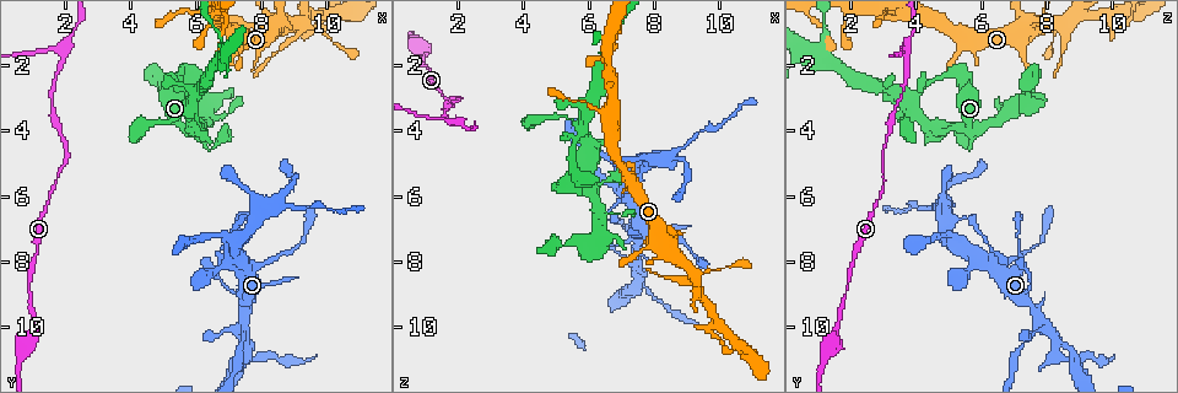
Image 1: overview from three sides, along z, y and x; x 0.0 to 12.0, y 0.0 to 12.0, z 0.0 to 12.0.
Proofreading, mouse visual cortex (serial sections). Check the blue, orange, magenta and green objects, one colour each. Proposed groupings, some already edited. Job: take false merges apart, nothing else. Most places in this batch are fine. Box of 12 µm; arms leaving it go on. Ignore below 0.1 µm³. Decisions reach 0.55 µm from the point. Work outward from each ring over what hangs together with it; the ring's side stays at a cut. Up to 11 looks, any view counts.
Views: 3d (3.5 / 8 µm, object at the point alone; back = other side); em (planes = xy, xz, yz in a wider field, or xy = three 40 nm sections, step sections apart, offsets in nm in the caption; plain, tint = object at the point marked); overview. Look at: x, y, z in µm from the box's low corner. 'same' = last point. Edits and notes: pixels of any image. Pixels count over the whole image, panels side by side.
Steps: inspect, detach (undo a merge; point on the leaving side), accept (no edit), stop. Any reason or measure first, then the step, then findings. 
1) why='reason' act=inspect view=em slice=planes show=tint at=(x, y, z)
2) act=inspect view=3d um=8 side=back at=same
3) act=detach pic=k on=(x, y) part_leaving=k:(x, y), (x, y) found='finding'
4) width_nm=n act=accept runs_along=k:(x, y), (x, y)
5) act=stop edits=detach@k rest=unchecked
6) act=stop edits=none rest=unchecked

why='sudden change in width' act=inspect view=3d um=8 at=(6.0, 3.8, 5.1)

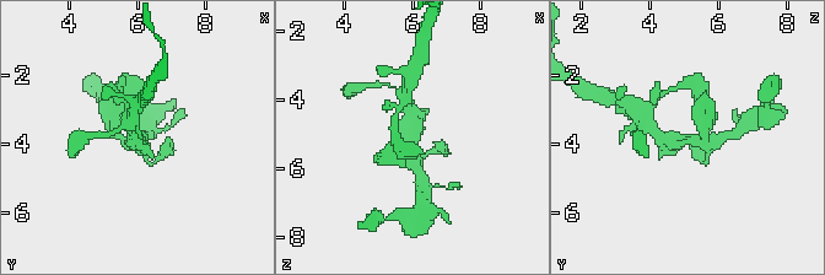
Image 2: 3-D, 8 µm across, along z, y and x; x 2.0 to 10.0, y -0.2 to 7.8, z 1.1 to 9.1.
arms=3 arm_widths_nm=200,400,400 act=inspect view=em slice=xy step=2 show=tint at=(6.0, 3.9, 5.1)

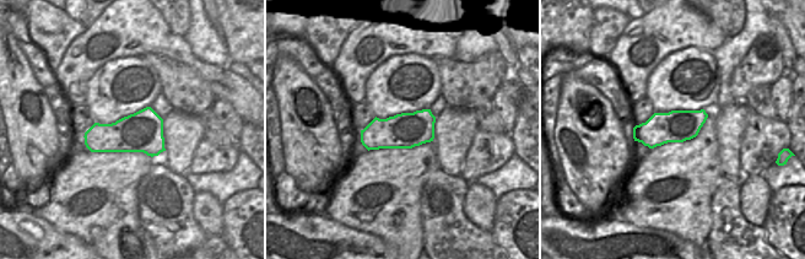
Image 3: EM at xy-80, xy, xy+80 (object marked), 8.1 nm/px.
act=accept found='one cell here'

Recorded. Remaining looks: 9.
why='side arm on a straight run' act=inspect view=3d um=8 at=(2.0, 1.7, 3.8)

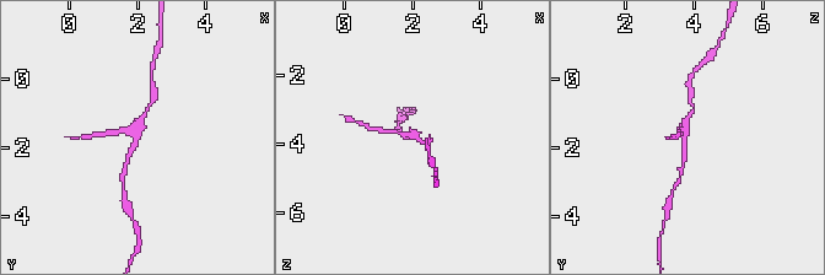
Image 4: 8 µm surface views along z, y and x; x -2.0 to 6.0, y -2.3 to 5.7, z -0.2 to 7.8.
why='zoom in' act=inspect view=3d um=3.5 at=(2.0, 1.7, 3.7)

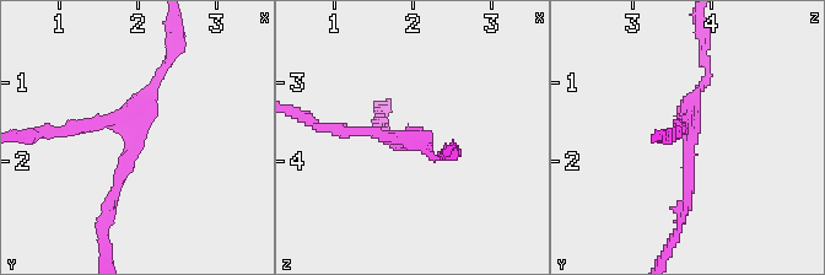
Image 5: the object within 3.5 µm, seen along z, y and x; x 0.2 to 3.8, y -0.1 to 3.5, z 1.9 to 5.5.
arms=3 arm_widths_nm=150,150,150 act=inspect view=em slice=xy step=2 show=tint at=(1.95, 1.70, 3.70)

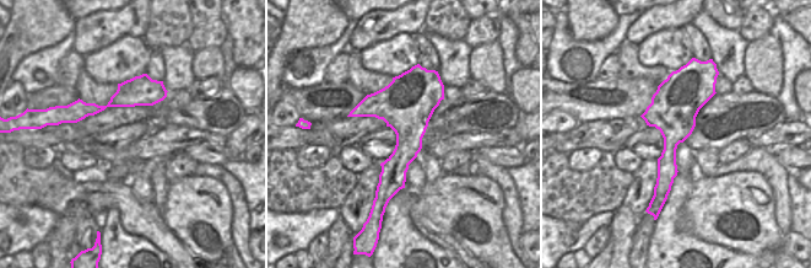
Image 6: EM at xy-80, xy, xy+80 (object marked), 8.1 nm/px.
act=accept runs_along=5:(109, 209), (136, 114), (167, 65) found='one cell here'

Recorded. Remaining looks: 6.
why='three-way junction' act=inspect view=3d um=3.5 side=back at=(9.7, 0.8, 10.0)

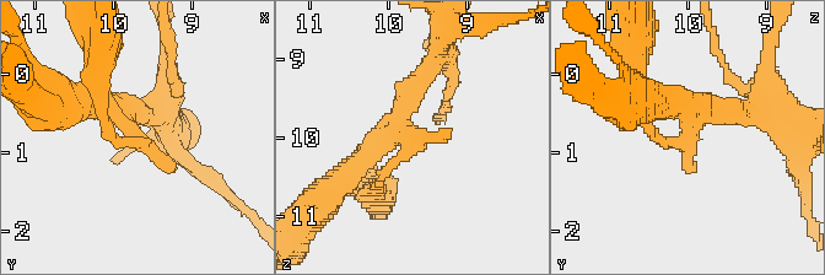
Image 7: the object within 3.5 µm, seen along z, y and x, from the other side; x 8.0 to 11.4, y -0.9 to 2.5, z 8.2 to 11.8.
act=inspect view=em slice=xy step=1 show=tint at=(9.70, 0.80, 10.05)

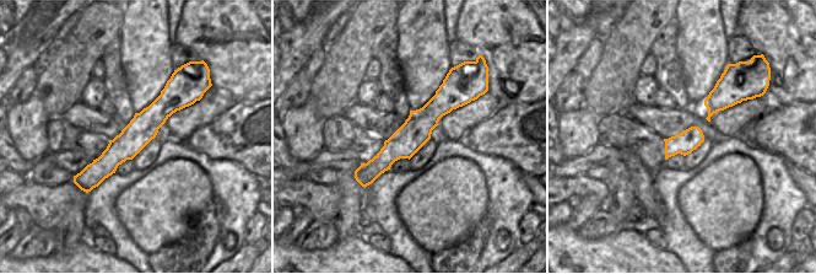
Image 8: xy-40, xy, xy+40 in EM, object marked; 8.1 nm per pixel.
why='cut it another way' act=inspect view=em slice=xy step=2 show=tint at=same

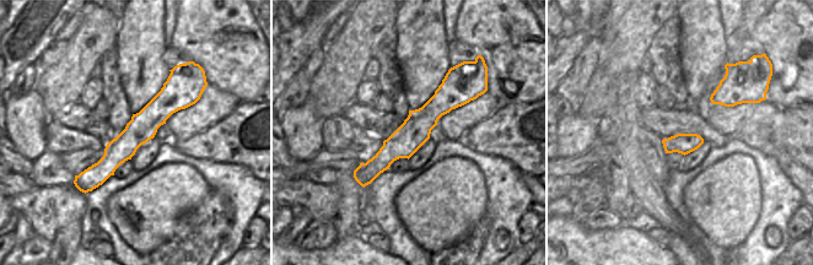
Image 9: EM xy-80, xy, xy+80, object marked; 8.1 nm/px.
act=accept runs_along=7:(414, 85), (377, 185) found='continuous, no second cell'

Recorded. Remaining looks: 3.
why='a narrow waist' act=inspect view=3d um=3.5 at=(7.5, 10.6, 7.3)

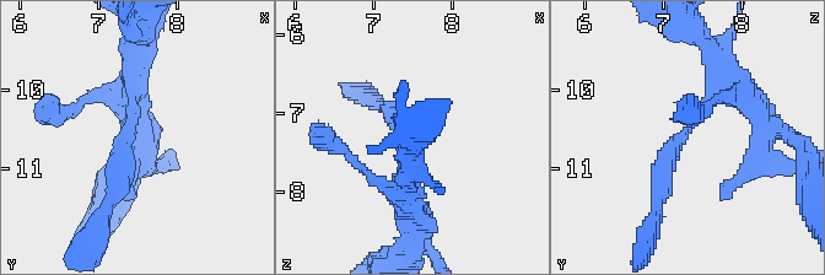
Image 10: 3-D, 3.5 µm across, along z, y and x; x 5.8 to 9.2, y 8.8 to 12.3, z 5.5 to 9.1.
act=inspect view=em slice=xy step=5 show=tint at=(7.40, 10.50, 7.35)

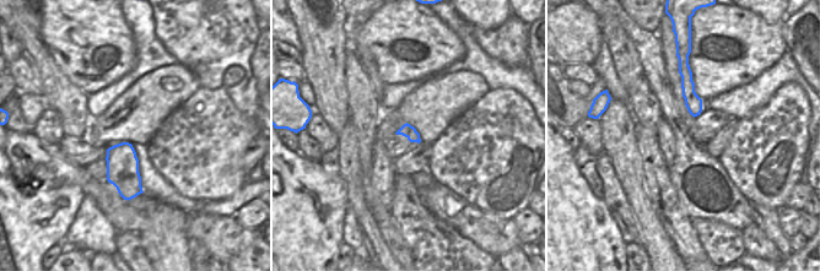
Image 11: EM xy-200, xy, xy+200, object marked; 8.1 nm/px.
why='cut it another way' act=inspect view=em slice=planes show=tint at=same

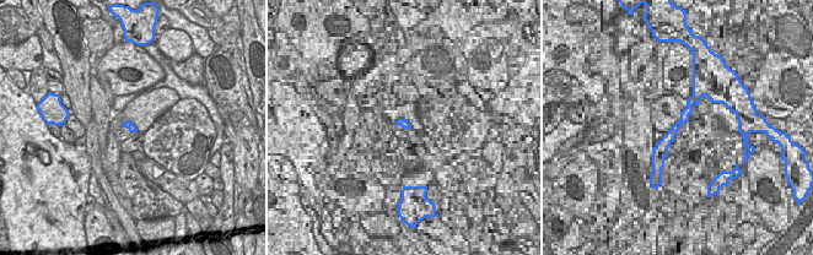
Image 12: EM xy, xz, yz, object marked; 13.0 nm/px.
arm_widths_nm=250,300 act=accept found='continuous, no second cell'

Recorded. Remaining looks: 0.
act=stop edits=none rest=unchecked

